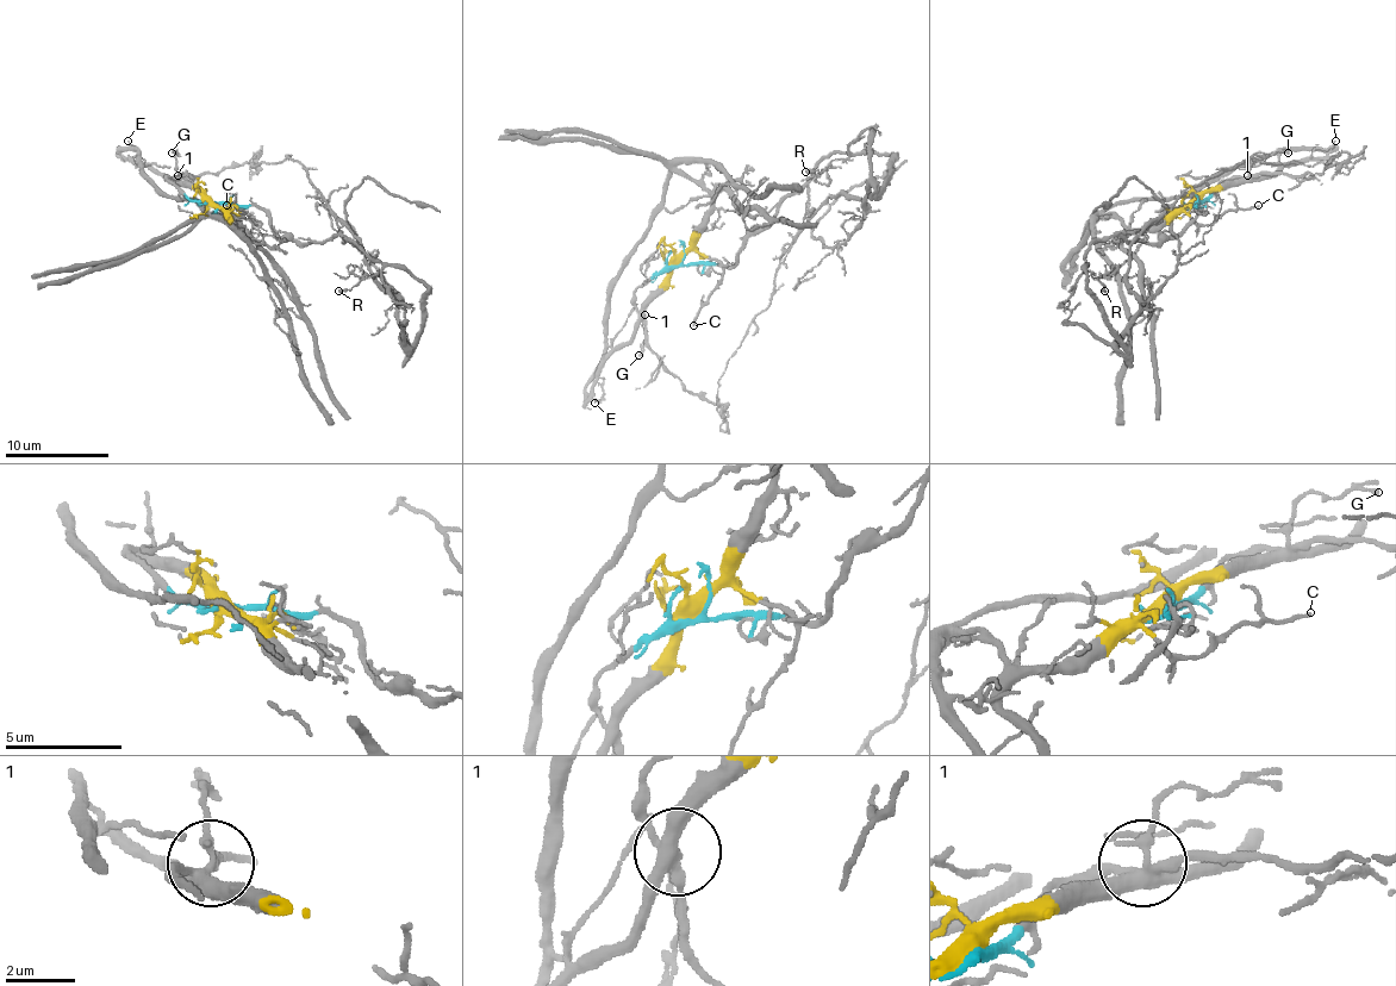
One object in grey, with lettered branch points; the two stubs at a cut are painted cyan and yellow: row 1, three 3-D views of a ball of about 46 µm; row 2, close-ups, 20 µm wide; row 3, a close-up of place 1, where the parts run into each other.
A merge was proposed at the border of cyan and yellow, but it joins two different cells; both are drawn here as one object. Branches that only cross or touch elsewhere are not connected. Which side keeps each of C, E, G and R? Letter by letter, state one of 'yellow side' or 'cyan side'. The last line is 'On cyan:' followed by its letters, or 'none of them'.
C: yellow side
E: yellow side
G: yellow side
R: cyan side
On cyan: R

